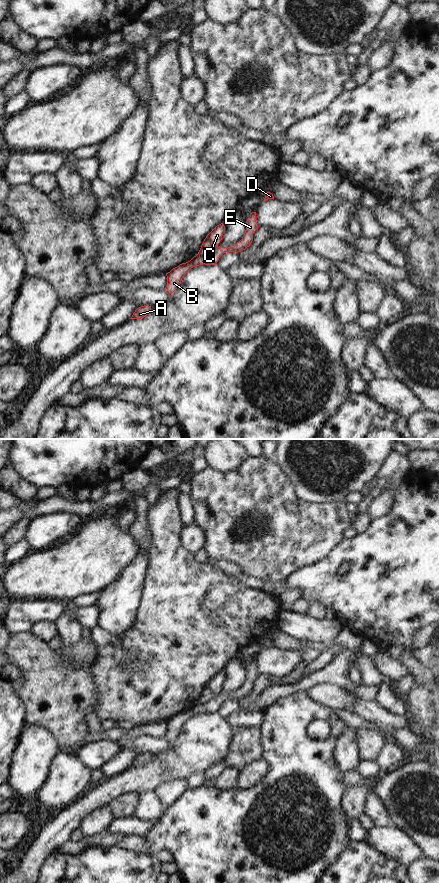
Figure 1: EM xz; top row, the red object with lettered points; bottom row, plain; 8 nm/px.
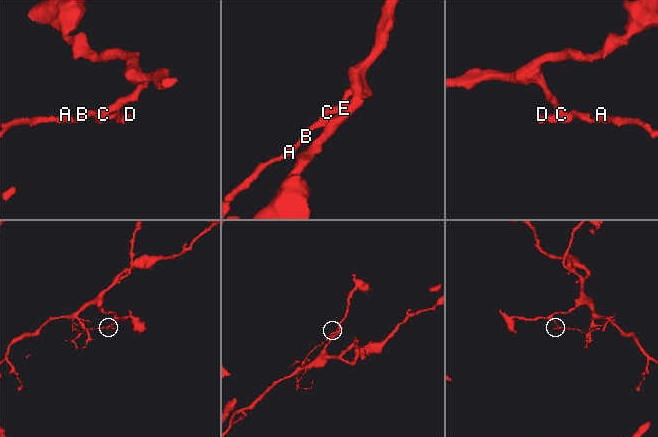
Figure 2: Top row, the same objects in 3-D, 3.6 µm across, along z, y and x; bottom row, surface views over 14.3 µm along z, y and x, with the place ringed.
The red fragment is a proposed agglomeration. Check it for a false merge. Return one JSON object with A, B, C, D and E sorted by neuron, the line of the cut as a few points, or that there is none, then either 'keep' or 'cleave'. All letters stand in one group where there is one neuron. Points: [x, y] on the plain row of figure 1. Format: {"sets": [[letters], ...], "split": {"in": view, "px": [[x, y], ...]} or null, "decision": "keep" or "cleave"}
{"sets": [["A", "B", "D", "E"], ["C"]], "split": {"in": "xz", "px": [[217, 694], [204, 702], [198, 702]]}, "decision": "cleave"}

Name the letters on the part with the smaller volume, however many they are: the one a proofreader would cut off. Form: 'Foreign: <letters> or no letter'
Foreign: A, B, D, E

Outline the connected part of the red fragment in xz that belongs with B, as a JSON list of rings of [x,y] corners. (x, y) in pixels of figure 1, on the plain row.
[[[256,660],[250,661],[249,667],[246,669],[247,675],[242,687],[231,695],[217,695],[215,698],[205,703],[197,702],[190,709],[182,711],[166,721],[167,733],[166,741],[172,742],[181,732],[183,724],[192,716],[199,713],[216,713],[219,706],[226,700],[240,700],[245,698],[253,689],[253,682],[258,677],[256,670]]]

